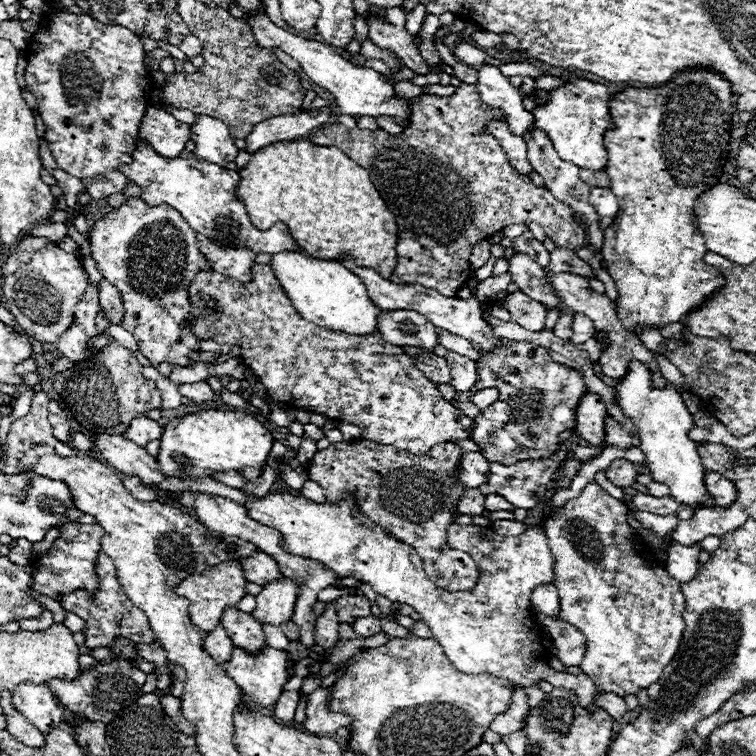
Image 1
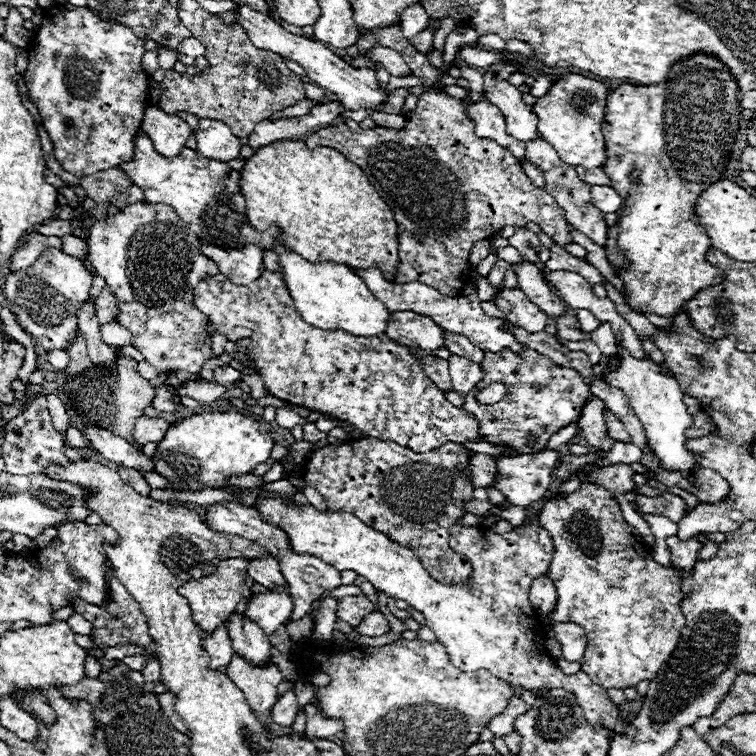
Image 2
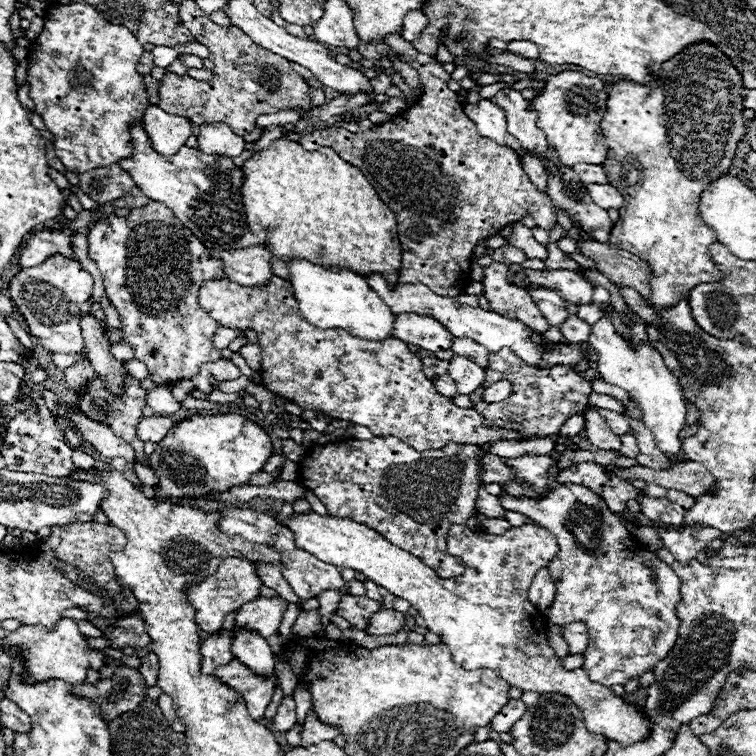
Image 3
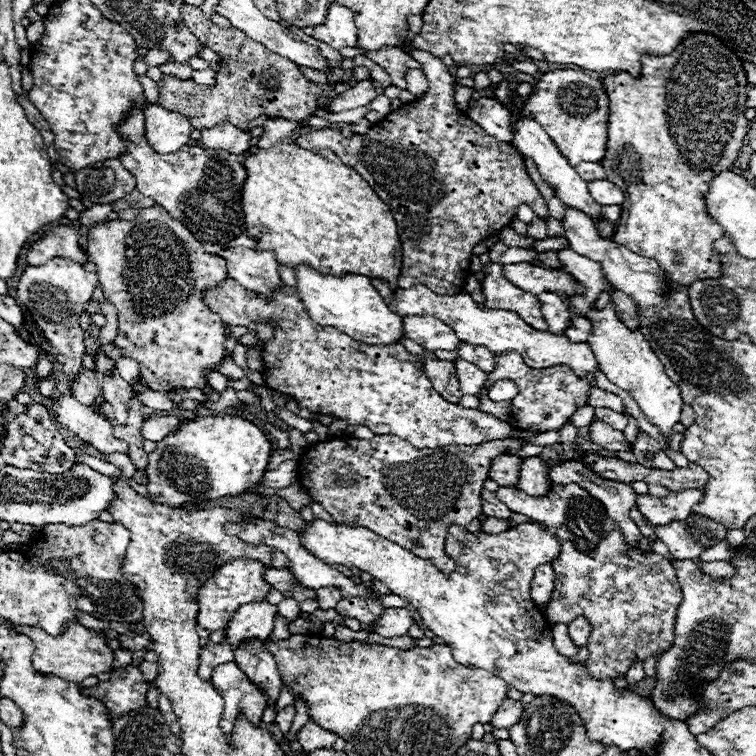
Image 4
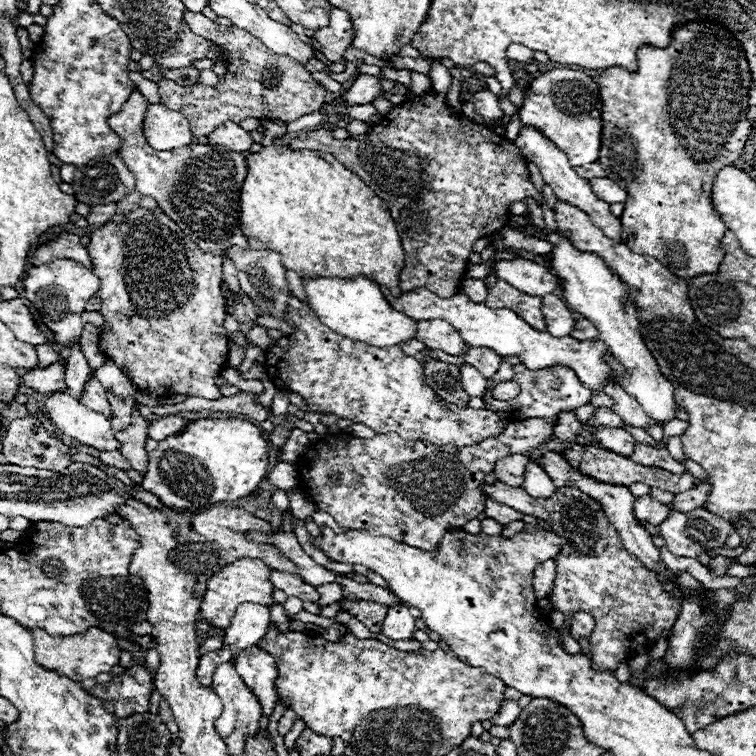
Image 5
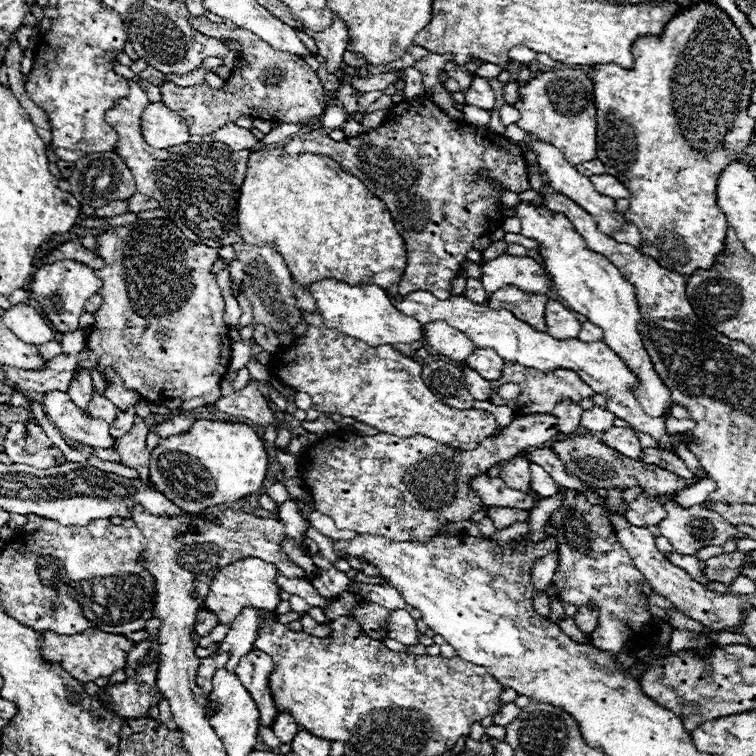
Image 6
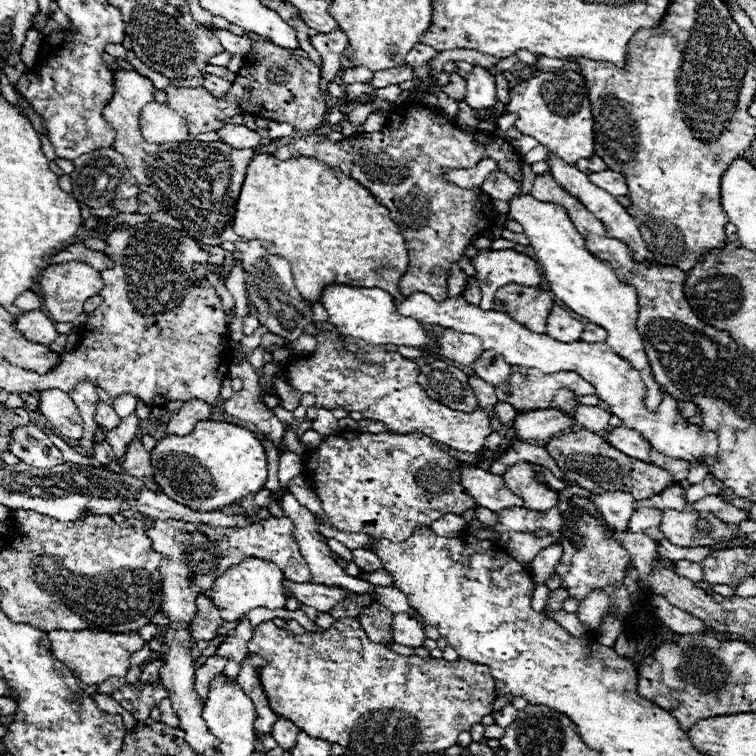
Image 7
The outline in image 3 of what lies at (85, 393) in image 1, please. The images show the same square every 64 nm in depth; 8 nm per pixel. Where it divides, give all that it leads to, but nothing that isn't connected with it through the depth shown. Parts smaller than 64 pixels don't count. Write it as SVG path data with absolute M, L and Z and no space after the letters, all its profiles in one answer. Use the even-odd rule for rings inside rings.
M94 376L94 380L90 382L86 394L78 394L78 408L82 410L84 416L96 420L96 422L104 422L110 426L110 430L124 438L128 444L132 444L134 452L136 452L136 458L138 462L144 462L146 456L144 456L144 444L140 444L140 440L136 440L136 424L138 424L138 418L142 416L142 408L146 406L146 396L148 396L148 390L144 390L140 386L140 380L136 378L130 378L130 376L124 376L124 392L120 396L112 396L110 390L104 386L104 380Z

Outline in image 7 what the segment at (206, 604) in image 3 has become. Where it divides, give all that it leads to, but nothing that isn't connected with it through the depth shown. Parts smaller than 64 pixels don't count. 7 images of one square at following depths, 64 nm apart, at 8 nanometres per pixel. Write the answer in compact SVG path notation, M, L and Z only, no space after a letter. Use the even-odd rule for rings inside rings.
M242 560L240 564L230 566L222 576L216 578L208 598L220 610L224 622L234 622L252 608L270 608L270 610L284 608L286 596L282 580L284 574L280 572L280 568L276 568L276 564L268 564L266 560Z

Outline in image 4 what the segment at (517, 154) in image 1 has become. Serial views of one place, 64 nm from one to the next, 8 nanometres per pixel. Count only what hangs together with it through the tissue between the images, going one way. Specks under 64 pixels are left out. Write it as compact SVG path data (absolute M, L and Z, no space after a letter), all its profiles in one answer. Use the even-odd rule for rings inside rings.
M478 98L472 108L466 110L466 116L470 116L488 136L494 136L500 142L512 142L510 132L510 114L500 106L496 98Z

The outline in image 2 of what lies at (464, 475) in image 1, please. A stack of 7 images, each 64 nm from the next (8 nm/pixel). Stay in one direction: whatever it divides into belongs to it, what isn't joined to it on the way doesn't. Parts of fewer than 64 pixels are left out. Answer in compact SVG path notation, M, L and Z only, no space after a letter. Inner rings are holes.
M472 454L468 476L474 488L486 488L492 484L492 476L496 476L496 458L486 454Z

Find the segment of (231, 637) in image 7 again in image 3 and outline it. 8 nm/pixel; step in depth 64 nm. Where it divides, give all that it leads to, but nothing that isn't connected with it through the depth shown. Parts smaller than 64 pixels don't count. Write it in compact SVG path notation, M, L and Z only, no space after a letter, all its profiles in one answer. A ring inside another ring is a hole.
M260 596L260 600L252 600L238 610L236 628L248 628L268 638L278 632L278 626L286 612L286 604L288 602L280 596L274 596L274 598Z

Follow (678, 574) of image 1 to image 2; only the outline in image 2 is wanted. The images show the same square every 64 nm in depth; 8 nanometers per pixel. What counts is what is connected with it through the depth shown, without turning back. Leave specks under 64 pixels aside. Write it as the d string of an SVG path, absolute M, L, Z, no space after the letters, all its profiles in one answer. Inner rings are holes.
M670 536L668 540L668 548L670 548L670 562L672 568L678 572L690 572L694 568L694 564L698 562L698 552L704 546L704 538L696 538L696 540L688 540L688 542L680 542L676 540L676 536Z

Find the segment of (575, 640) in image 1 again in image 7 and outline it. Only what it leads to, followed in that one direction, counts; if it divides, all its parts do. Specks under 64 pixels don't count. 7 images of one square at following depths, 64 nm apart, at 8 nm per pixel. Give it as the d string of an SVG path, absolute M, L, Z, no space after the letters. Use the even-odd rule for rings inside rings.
M592 592L590 598L586 598L578 608L578 620L586 626L586 630L596 630L600 626L600 620L608 608L608 596L604 592Z

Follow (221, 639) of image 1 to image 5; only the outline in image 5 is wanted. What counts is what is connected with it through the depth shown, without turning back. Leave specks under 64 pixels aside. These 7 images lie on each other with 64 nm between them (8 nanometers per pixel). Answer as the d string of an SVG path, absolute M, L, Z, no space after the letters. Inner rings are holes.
M220 648L220 650L214 650L214 652L200 656L200 666L198 666L198 672L196 672L200 684L210 686L216 666L222 664L222 662L230 662L230 660L232 660L232 652L228 648Z

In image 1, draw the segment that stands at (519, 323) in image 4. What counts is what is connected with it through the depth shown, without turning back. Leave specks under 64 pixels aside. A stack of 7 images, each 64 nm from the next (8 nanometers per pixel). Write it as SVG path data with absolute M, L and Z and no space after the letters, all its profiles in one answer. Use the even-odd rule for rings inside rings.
M344 256L340 260L352 274L360 276L360 280L364 282L366 290L368 290L368 296L370 300L382 308L382 310L416 310L424 316L428 316L432 320L434 326L442 328L442 330L448 330L450 334L456 334L456 336L462 336L466 340L472 342L472 346L476 350L488 350L488 348L496 348L500 346L500 340L494 338L488 322L482 318L482 308L480 308L480 302L472 296L468 300L458 300L458 298L448 298L448 296L442 296L434 290L428 290L420 284L394 284L390 280L384 280L378 272L374 272L372 268L362 268L354 262L354 258L348 258Z

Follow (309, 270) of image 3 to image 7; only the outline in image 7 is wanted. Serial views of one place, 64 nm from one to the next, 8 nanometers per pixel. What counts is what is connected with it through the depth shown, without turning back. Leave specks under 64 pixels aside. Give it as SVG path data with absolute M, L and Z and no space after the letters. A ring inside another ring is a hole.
M328 284L320 294L320 302L330 316L330 324L336 326L336 330L344 336L360 338L366 344L374 344L374 346L396 344L396 346L422 348L430 342L430 336L422 328L420 322L398 314L394 306L394 298L386 290L358 288L358 286L346 286L346 284Z

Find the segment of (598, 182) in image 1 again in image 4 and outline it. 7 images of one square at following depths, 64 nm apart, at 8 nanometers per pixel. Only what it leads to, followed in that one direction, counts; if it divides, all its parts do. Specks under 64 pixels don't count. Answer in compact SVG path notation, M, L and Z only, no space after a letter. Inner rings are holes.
M578 164L576 172L580 174L582 180L594 182L594 180L606 180L606 172L600 164Z

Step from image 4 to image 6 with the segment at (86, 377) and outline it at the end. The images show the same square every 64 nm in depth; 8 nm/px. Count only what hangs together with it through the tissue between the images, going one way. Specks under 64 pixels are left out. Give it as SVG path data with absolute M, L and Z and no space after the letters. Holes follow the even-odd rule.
M98 390L92 392L92 400L88 402L88 410L92 416L100 416L100 418L108 420L108 424L112 424L116 420L114 404L104 394L98 394Z

